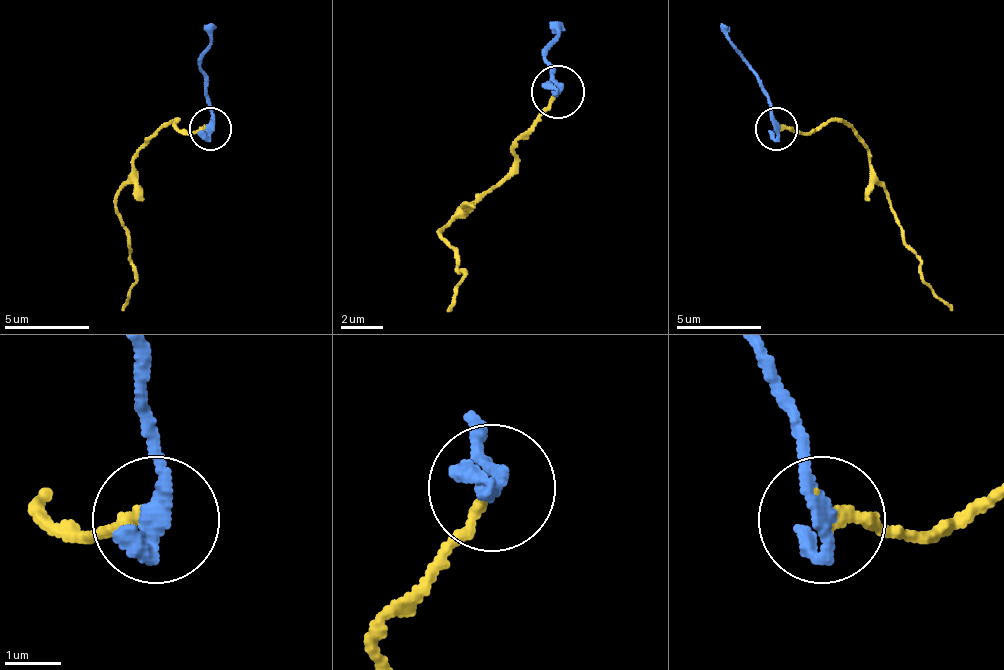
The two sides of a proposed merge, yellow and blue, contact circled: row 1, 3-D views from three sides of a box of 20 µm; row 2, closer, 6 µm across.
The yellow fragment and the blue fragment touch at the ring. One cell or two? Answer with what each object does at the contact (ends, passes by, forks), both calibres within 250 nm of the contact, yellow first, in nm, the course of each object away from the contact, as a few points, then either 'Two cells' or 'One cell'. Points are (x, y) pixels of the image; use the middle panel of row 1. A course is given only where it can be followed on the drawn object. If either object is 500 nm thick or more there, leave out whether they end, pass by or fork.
At the ring yellow ends. At the ring blue ends. Thickness 200 nm (yellow) against 440 nm. Course of yellow: (553, 93), (506, 177), (469, 209), (464, 209), (442, 230), (464, 272), (448, 309). Course of blue: (559, 93), (543, 61), (559, 34), (548, 24). Two cells

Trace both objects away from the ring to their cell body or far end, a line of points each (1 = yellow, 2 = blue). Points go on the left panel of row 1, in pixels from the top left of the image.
1: (207, 129), (186, 134), (169, 121), (139, 151), (135, 176), (118, 201), (135, 282), (122, 312)
2: (211, 129), (211, 104), (198, 66), (211, 41), (203, 24)

